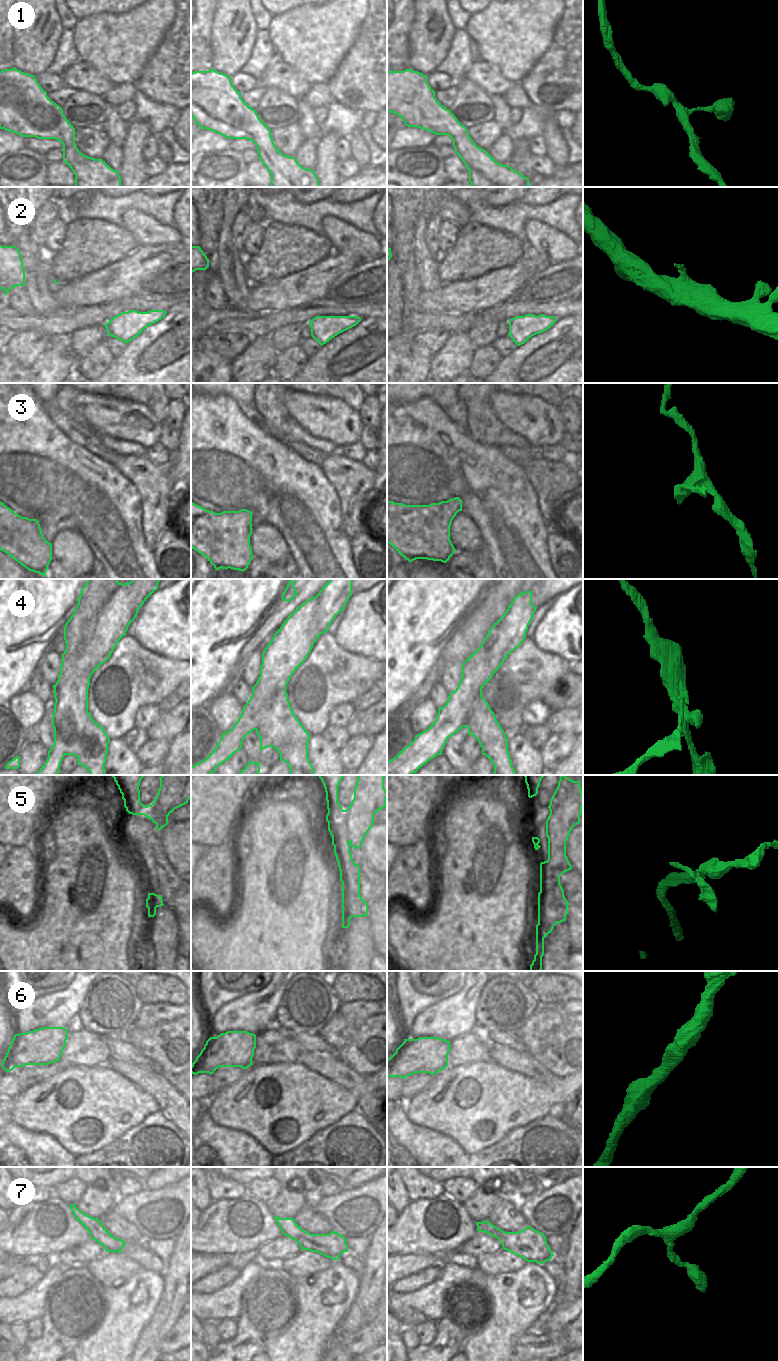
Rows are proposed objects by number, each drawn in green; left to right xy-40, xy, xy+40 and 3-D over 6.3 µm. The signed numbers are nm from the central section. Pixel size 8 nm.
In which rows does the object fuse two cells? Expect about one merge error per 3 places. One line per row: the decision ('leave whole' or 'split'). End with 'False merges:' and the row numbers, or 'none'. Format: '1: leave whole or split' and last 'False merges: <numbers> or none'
1: leave whole
2: leave whole
3: split
4: split
5: split
6: leave whole
7: leave whole
False merges: 3, 4, 5

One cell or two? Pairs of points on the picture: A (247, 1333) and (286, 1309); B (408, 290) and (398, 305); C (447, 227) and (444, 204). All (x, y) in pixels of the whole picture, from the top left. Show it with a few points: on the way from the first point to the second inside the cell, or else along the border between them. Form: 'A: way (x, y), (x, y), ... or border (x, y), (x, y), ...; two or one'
A: way (257, 1324), (272, 1309), (276, 1309); one
B: border (403, 272), (403, 296), (408, 306); two
C: border (443, 219), (447, 219), (458, 226); two

